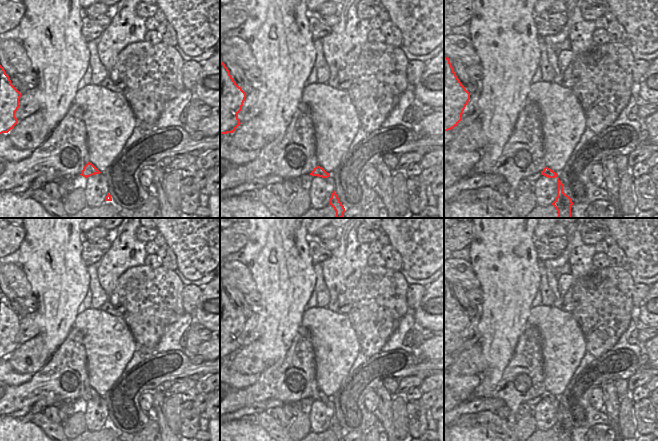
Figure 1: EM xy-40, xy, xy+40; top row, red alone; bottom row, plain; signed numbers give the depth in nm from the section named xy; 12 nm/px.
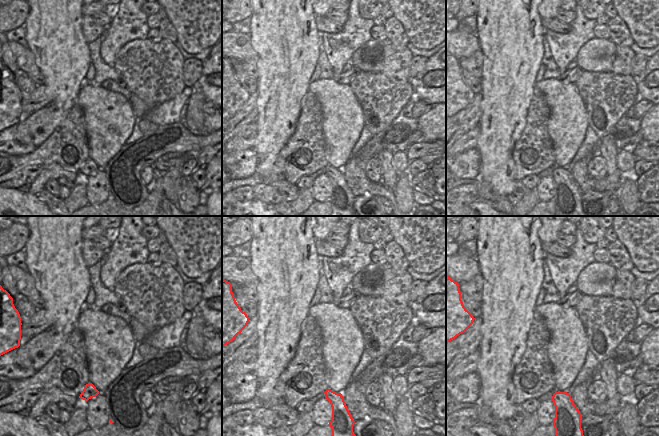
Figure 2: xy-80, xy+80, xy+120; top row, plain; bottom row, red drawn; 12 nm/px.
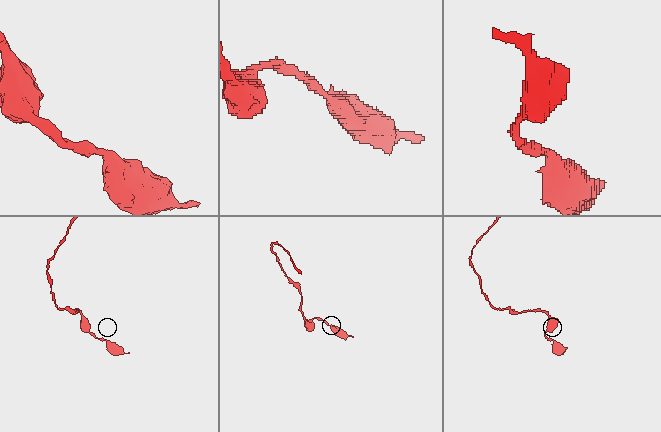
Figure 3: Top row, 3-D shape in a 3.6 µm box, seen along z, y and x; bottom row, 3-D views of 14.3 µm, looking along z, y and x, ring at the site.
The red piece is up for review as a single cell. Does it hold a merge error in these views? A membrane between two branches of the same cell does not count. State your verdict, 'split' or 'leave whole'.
leave whole

